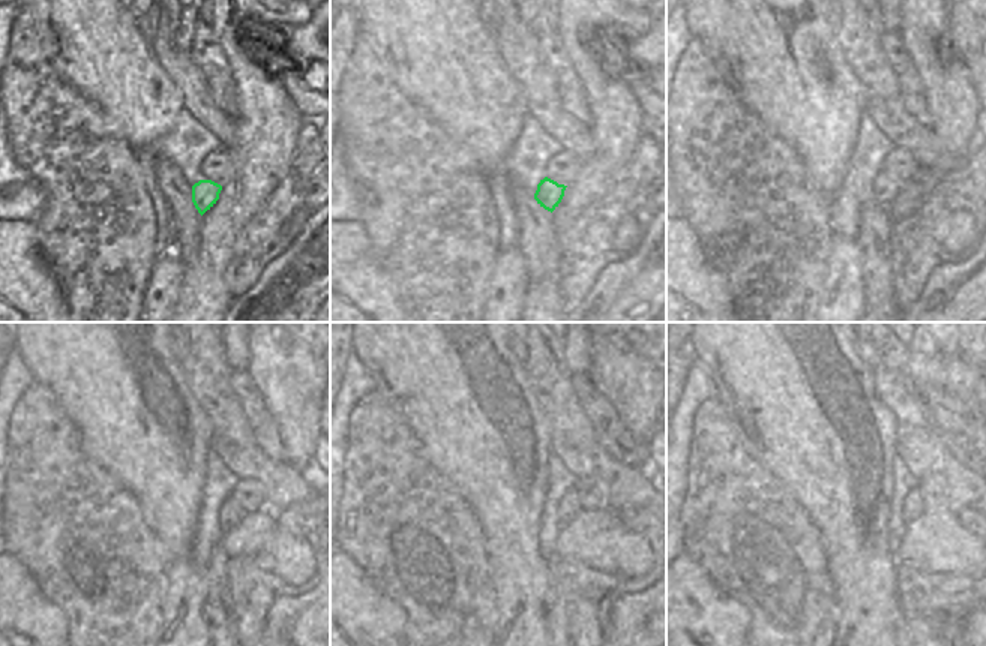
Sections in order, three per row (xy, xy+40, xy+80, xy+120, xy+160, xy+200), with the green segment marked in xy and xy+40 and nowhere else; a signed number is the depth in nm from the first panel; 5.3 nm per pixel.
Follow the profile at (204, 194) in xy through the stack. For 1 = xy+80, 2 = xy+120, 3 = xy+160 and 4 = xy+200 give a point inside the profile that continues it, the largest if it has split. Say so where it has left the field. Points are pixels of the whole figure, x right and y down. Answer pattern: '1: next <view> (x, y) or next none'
1: next xy+80 (884, 189)
2: next xy+120 (230, 513)
3: next xy+160 (569, 508)
4: next xy+200 (913, 504)

